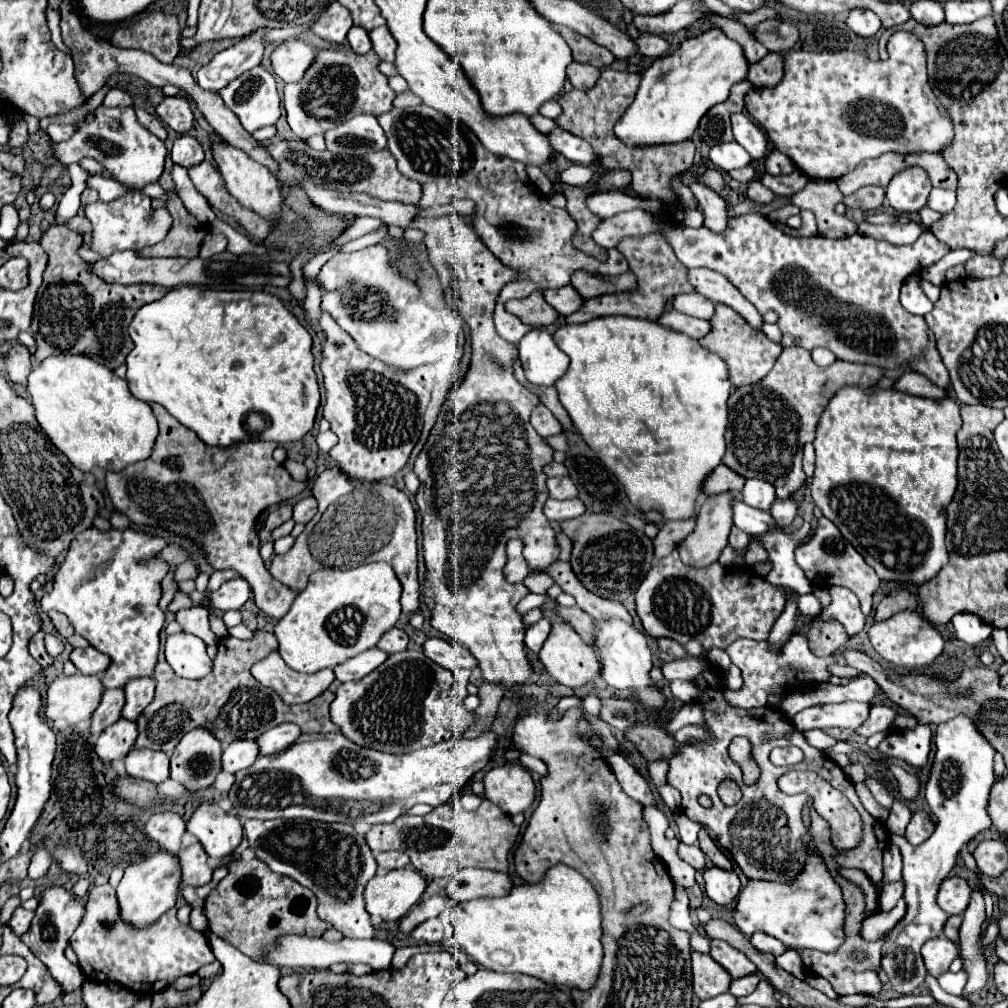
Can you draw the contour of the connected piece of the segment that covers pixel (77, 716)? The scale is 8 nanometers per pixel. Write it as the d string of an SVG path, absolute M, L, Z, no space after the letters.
M60 675L48 687L46 717L52 721L62 719L70 725L90 719L102 699L102 691L104 685L96 675Z

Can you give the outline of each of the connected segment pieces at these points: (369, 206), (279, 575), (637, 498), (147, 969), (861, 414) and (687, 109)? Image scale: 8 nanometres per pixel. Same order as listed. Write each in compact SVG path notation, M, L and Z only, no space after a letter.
M310 181L304 183L304 189L306 189L308 197L314 201L314 205L322 207L322 209L330 215L343 218L350 222L351 220L353 221L354 215L356 215L356 217L364 217L364 215L378 217L378 219L386 221L388 225L400 225L400 227L402 227L402 221L412 221L412 225L414 225L416 229L420 229L420 231L426 235L426 247L428 247L430 261L432 261L434 269L436 269L440 275L444 275L444 269L454 269L454 271L456 271L456 281L454 281L454 285L452 285L452 291L446 293L446 301L458 309L460 317L462 317L462 319L468 323L468 327L470 327L470 341L472 341L470 371L466 373L464 381L454 387L454 391L450 393L448 401L442 405L442 411L440 411L440 415L438 415L438 421L436 421L434 429L430 431L430 437L428 437L428 441L426 441L422 453L418 455L416 463L414 463L414 473L416 473L418 479L420 479L420 489L418 489L418 493L416 493L416 505L418 505L420 515L422 515L422 535L424 535L424 537L422 537L422 551L424 551L424 561L426 561L426 569L428 569L428 579L430 579L430 583L434 585L434 609L432 609L434 615L432 615L430 623L432 623L434 629L446 633L448 637L452 637L454 641L458 641L460 645L466 645L466 647L470 649L470 653L480 661L480 669L482 669L482 675L484 675L486 681L500 681L500 683L504 683L508 689L512 689L514 685L522 685L522 683L532 675L532 663L528 661L528 655L526 655L526 651L524 651L524 623L522 623L522 615L516 611L516 605L518 605L518 601L520 601L522 597L526 597L530 591L528 591L526 585L512 585L512 583L508 583L508 581L504 579L502 567L506 565L506 559L508 559L508 557L506 557L506 543L508 543L510 537L520 537L520 539L526 543L526 547L524 547L524 557L526 557L528 565L532 565L534 571L542 571L544 567L548 567L550 563L554 563L554 561L558 559L558 545L556 545L556 537L554 537L556 533L554 533L554 529L550 527L546 515L542 513L542 507L544 507L544 503L546 503L546 499L548 499L546 475L542 473L542 467L552 461L552 449L544 443L544 439L534 431L534 427L532 427L530 421L528 421L528 419L530 419L530 409L538 407L538 405L540 405L540 399L538 399L538 395L534 395L532 391L528 391L524 385L520 385L520 383L514 379L514 375L512 375L512 361L514 361L514 357L518 355L518 349L516 349L514 345L506 343L502 337L498 337L498 333L496 333L496 329L494 329L494 319L492 319L494 303L496 303L498 291L500 291L508 281L512 281L512 279L516 277L516 273L514 273L512 269L508 269L506 265L502 265L502 263L488 251L488 247L486 247L486 245L480 241L480 237L474 233L472 225L468 225L466 219L464 219L462 215L458 215L458 213L446 215L446 217L420 217L420 219L416 219L416 217L418 217L418 211L420 211L418 205L402 205L402 203L394 203L394 201L382 201L382 199L374 199L374 197L364 195L364 193L328 191L328 189L320 189L320 187L312 185Z
M340 469L320 473L312 493L318 499L318 513L306 523L294 547L272 559L270 573L290 589L302 591L308 577L318 569L352 569L364 563L384 561L392 565L402 585L402 613L414 613L420 603L420 583L416 571L416 515L410 499L392 485L348 479Z
M622 315L598 317L598 319L592 319L586 323L578 323L578 325L562 325L554 333L554 341L570 357L568 371L564 373L564 377L558 379L558 399L560 399L562 407L568 411L576 431L584 439L584 443L598 455L598 459L606 465L606 469L610 469L610 473L616 475L616 479L624 487L630 503L642 513L660 511L664 515L664 519L668 519L668 521L678 521L678 519L682 521L682 519L696 517L696 513L698 513L696 499L702 493L702 485L704 485L706 477L722 463L722 457L726 453L724 435L728 429L728 397L732 391L726 361L722 361L718 355L704 349L696 339L686 337L684 333L666 329L664 325L658 325L656 321L650 321L650 319L636 319L636 317L622 317Z
M108 883L90 889L84 909L84 919L76 927L70 945L88 981L118 983L130 991L150 995L170 987L170 983L182 975L194 975L202 965L216 959L206 935L180 923L176 919L176 909L164 913L150 929L142 929L142 933L140 929L130 929L118 913L116 891Z
M848 385L846 389L838 389L838 393L830 399L830 405L824 409L818 429L816 429L816 471L810 483L812 499L822 509L824 517L830 517L830 521L842 531L842 535L858 549L860 555L876 569L880 579L884 581L900 581L900 583L914 583L922 585L936 577L936 573L948 563L948 549L944 543L946 535L946 505L952 501L956 491L956 459L958 459L958 447L956 447L956 433L962 427L960 419L960 405L946 397L946 399L924 399L916 395L908 395L896 389L858 389L858 385Z
M708 29L698 37L686 39L674 53L658 57L644 71L636 99L614 125L614 135L630 147L650 147L650 145L654 147L654 145L664 145L664 143L688 141L694 135L702 115L716 103L726 101L730 87L746 79L746 73L748 73L748 61L744 57L742 47L734 43L732 39L728 39L720 29Z

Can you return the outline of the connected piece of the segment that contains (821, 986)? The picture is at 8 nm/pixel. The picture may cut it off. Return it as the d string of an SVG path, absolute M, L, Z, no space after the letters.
M806 974L806 979L804 981L808 983L811 987L818 989L831 999L837 1000L839 998L838 994L833 990L832 986L828 981L821 977L810 976L811 974Z

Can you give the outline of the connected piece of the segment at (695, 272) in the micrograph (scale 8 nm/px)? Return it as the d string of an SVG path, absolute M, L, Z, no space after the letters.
M690 269L688 277L690 277L690 285L694 285L694 289L700 295L732 307L752 327L756 329L762 327L762 315L758 313L758 309L754 309L754 305L750 305L750 301L746 301L746 297L742 297L742 293L722 273L712 269Z

